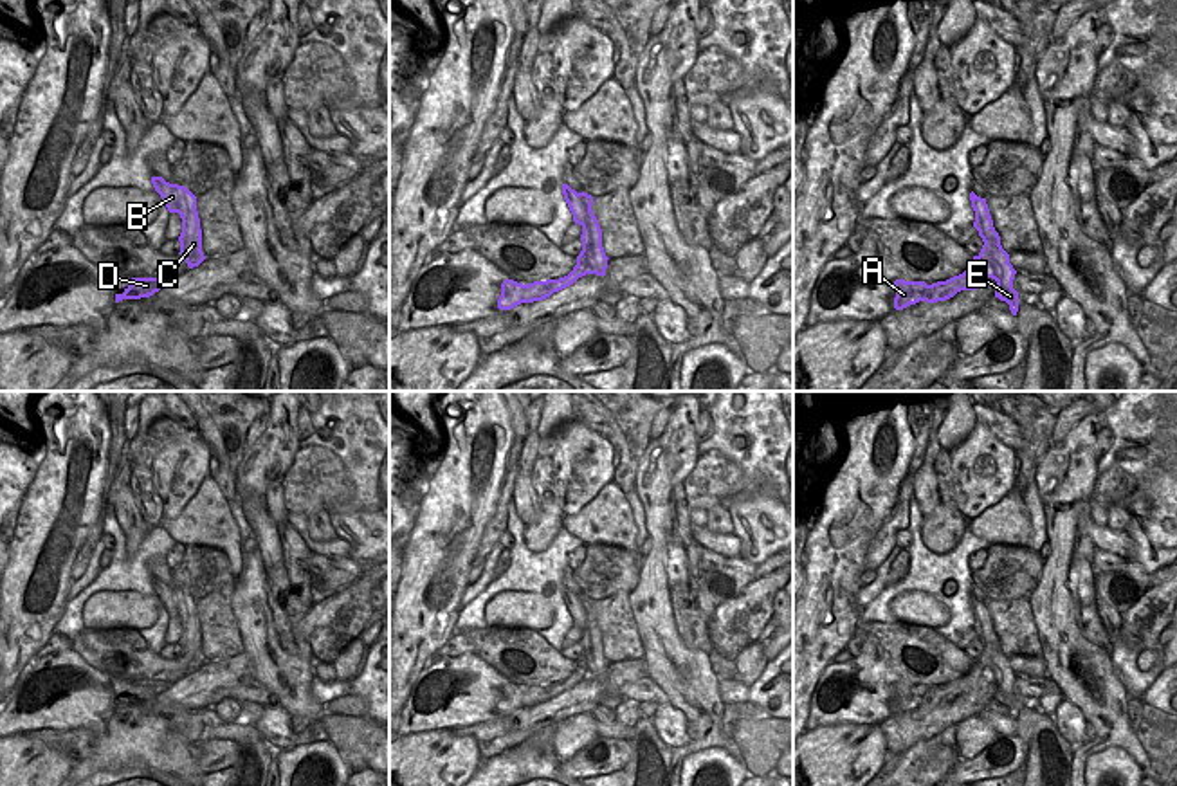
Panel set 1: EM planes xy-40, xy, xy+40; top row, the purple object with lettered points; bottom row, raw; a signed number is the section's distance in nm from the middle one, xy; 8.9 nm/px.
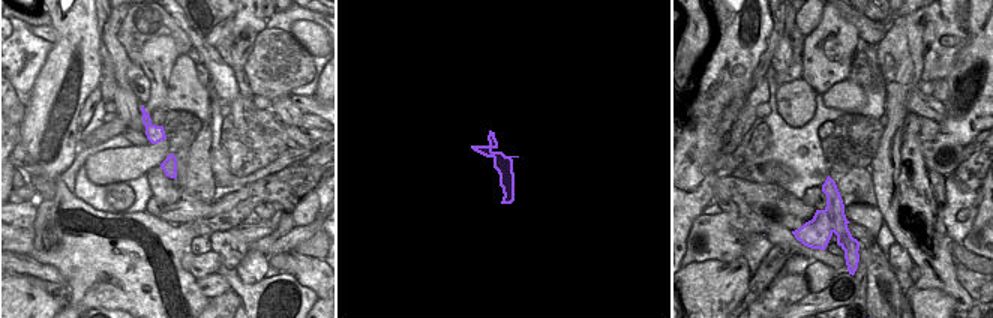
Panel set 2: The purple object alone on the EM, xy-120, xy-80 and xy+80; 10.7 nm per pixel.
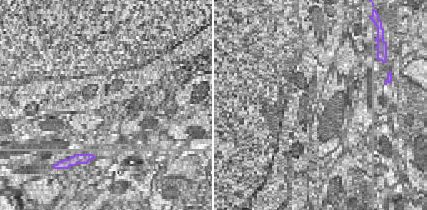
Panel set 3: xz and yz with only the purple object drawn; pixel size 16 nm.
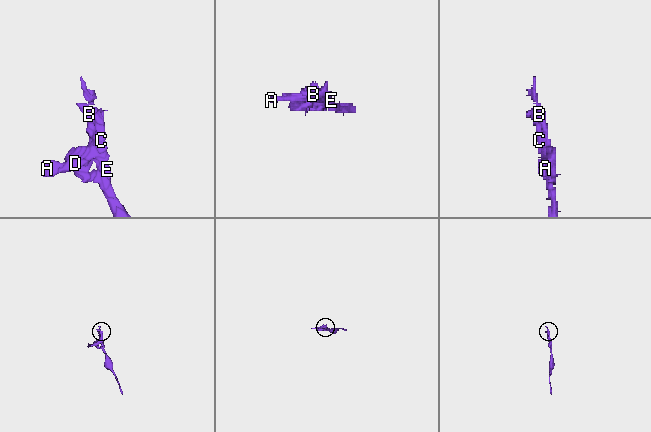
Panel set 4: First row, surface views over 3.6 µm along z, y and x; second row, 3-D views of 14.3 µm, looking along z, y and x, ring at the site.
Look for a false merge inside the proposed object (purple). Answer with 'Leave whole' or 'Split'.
Split

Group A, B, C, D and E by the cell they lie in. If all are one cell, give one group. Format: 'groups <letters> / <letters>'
groups A D / B C E

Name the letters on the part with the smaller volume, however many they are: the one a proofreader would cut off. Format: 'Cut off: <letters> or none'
Cut off: A, D

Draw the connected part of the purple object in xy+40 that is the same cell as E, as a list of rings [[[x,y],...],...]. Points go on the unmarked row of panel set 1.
[[[970,597],[975,615],[973,631],[979,635],[984,649],[979,662],[984,665],[986,680],[997,685],[995,701],[1006,705],[1013,719],[1018,716],[1018,696],[1013,692],[1017,674],[1009,667],[1009,658],[1000,649],[1000,640],[993,631],[993,624],[986,602]]]

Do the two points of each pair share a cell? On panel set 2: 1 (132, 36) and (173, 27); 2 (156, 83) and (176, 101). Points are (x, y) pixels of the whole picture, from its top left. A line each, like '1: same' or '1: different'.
1: same
2: different

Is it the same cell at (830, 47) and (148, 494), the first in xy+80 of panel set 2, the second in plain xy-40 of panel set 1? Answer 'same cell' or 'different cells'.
different cells

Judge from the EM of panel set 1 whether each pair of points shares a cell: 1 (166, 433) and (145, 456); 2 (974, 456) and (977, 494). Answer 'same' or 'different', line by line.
1: same
2: same

